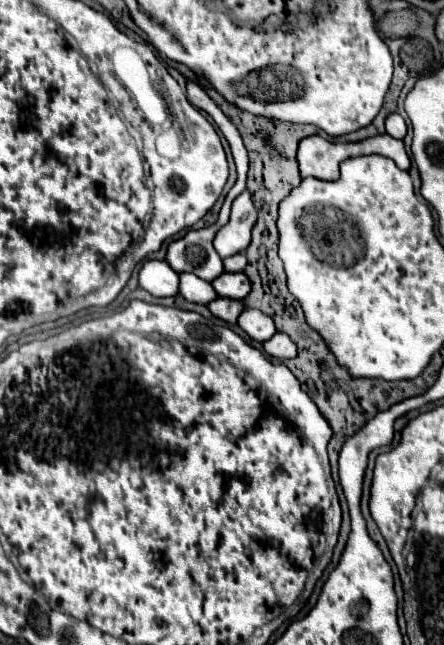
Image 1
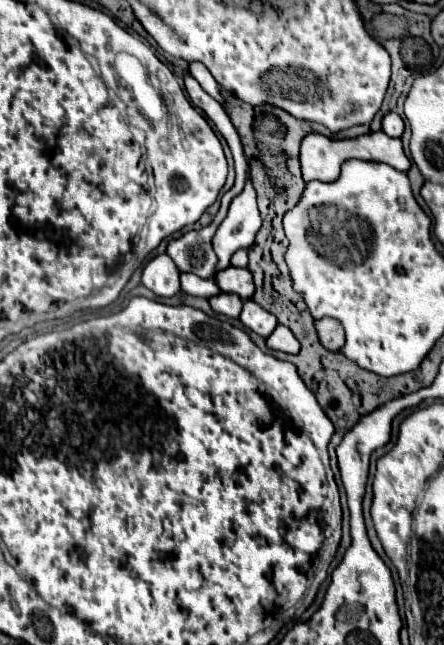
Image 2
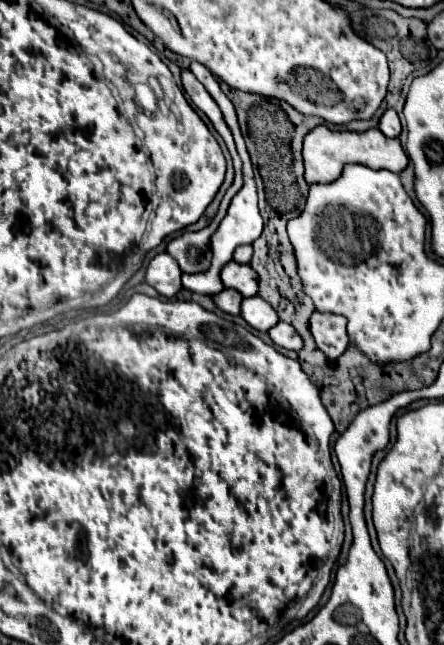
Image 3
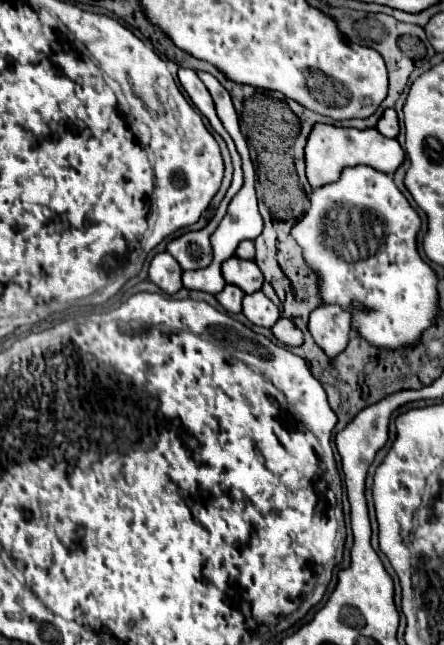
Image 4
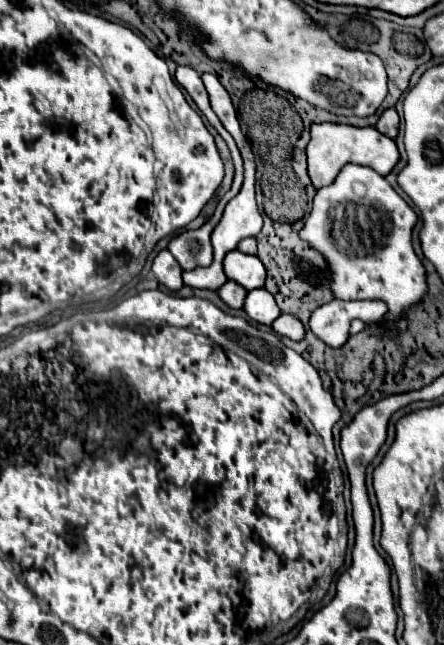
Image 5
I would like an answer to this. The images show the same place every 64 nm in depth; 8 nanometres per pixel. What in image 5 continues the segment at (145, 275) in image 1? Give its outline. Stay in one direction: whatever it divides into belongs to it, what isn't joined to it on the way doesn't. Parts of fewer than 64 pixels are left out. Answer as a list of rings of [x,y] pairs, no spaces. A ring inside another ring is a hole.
[[[162,250],[154,258],[152,272],[156,274],[158,282],[162,282],[172,292],[176,292],[176,290],[180,290],[184,286],[182,284],[182,268],[180,268],[180,264],[176,262],[176,258],[168,250]]]

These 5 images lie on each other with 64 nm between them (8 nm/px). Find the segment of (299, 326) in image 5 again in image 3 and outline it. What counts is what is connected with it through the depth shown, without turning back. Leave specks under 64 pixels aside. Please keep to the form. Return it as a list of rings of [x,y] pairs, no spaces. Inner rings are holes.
[[[278,322],[274,328],[268,330],[268,334],[276,346],[282,346],[286,350],[300,350],[302,348],[302,338],[294,330],[294,326],[288,322]]]

